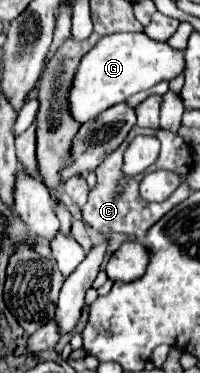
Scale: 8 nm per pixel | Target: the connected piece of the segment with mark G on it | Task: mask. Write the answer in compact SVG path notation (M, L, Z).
M144 32L110 34L98 40L98 44L82 56L74 84L70 88L70 114L78 124L94 120L106 108L124 102L140 90L150 90L162 80L172 80L184 72L184 52L170 48L166 42L156 42Z

